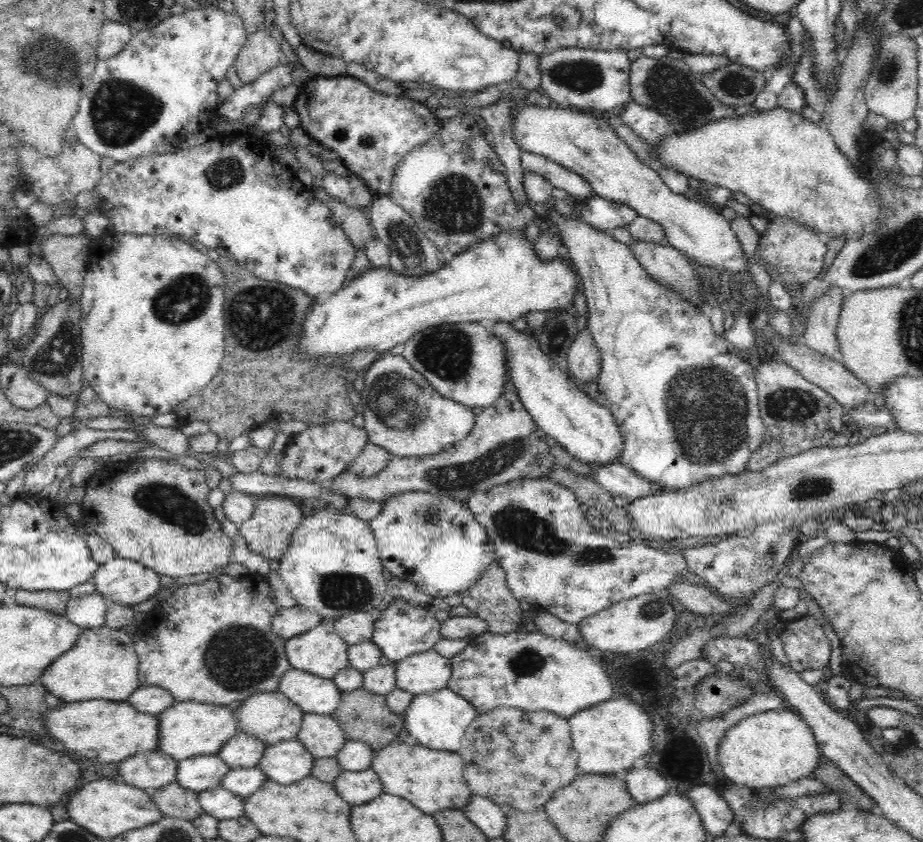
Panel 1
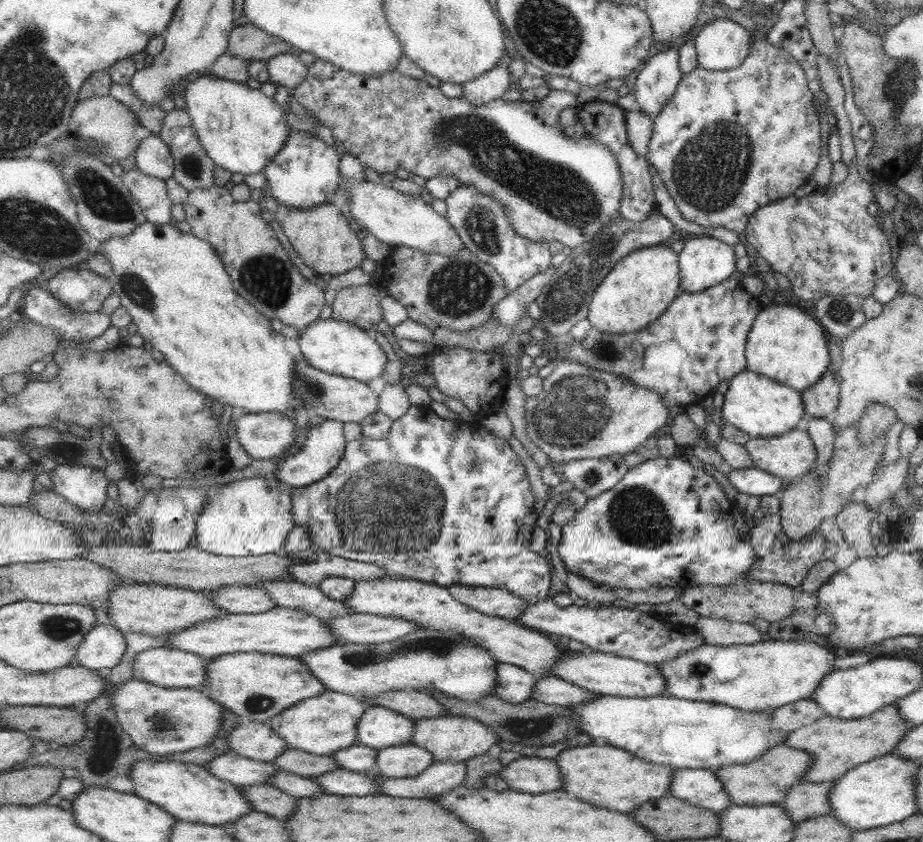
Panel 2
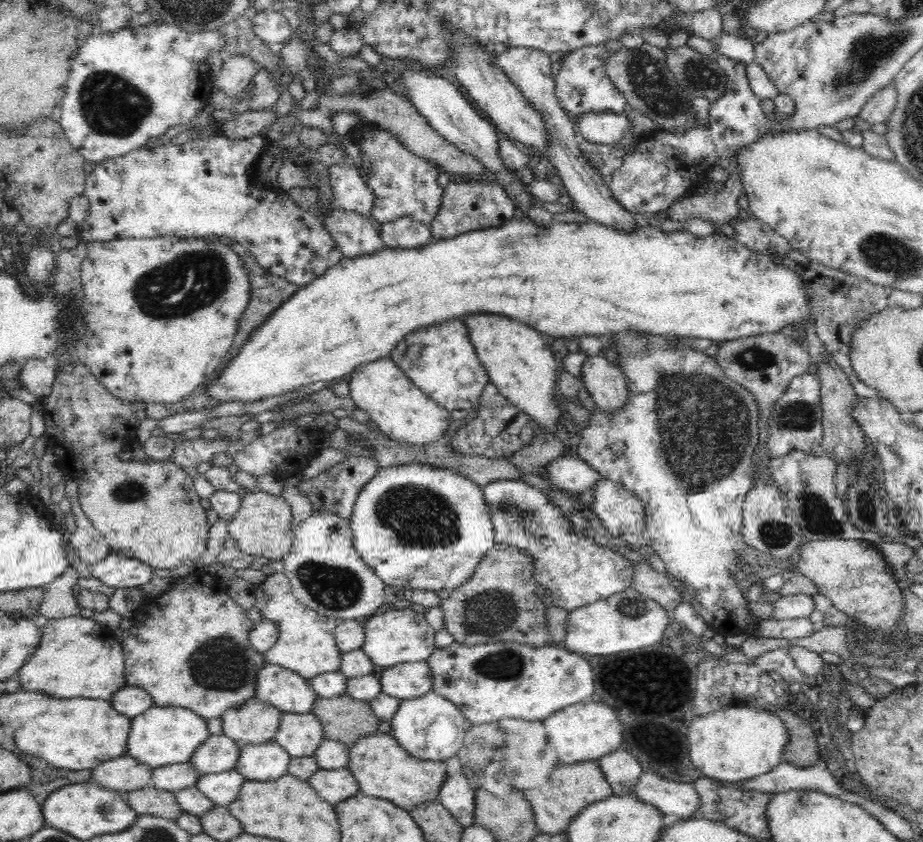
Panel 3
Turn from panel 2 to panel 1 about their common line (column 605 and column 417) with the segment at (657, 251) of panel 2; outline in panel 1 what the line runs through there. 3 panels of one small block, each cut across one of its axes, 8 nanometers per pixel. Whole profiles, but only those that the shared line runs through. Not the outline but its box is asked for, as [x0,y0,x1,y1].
[302,234,576,355]

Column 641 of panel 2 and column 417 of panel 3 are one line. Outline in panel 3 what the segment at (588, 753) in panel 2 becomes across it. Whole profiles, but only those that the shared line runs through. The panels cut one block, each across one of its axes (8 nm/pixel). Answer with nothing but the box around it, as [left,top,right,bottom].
[348,733,450,811]

